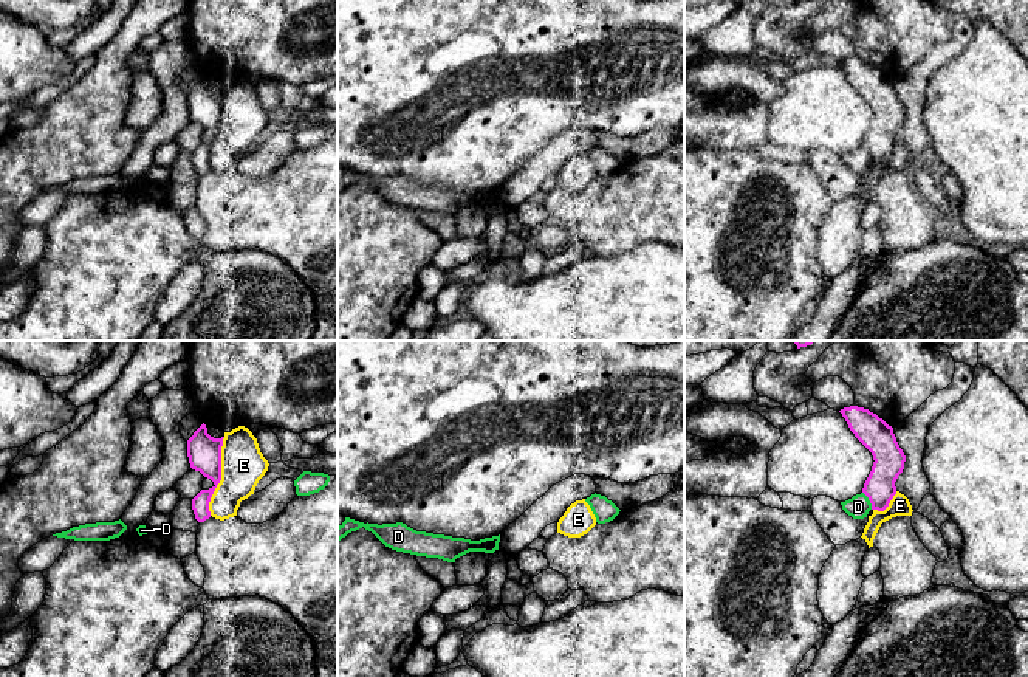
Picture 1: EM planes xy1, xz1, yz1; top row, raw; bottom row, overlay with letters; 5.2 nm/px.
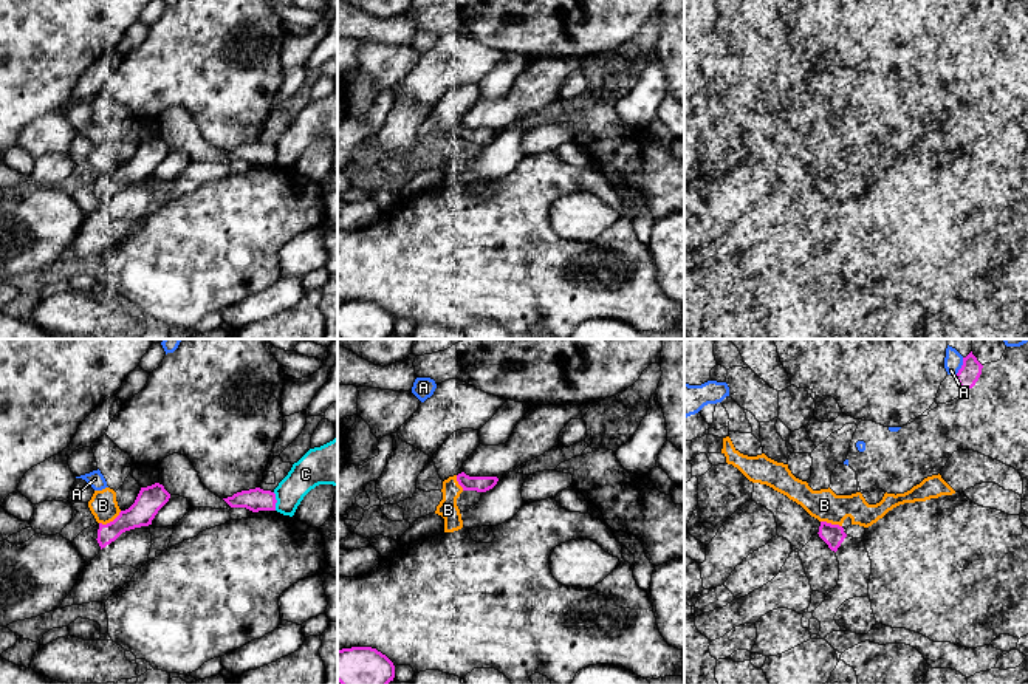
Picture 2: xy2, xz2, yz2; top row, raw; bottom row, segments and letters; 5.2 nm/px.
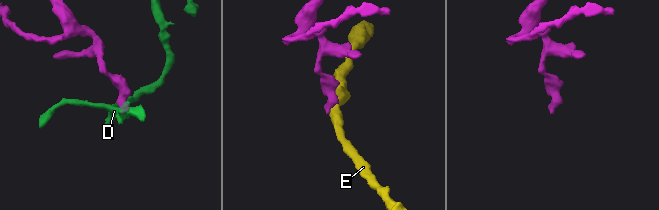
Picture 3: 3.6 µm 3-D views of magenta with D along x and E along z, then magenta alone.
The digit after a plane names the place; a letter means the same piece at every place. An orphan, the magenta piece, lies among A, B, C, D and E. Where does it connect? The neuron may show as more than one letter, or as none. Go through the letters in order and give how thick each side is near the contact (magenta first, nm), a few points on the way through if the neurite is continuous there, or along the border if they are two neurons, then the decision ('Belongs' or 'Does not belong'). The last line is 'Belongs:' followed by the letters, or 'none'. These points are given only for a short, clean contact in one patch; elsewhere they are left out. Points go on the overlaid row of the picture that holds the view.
A: Thickness 110 nm (magenta) against 100 nm. Does not belong
B: Thickness 140 nm (magenta) against 140 nm. Does not belong
C: Thickness 120 nm (magenta) against 170 nm. Boundary: xy2 (273, 492), (276, 509). Does not belong
D: Thickness 160 nm (magenta) against 120 nm. Does not belong
E: Thickness 180 nm (magenta) against 220 nm. Does not belong
Belongs: none

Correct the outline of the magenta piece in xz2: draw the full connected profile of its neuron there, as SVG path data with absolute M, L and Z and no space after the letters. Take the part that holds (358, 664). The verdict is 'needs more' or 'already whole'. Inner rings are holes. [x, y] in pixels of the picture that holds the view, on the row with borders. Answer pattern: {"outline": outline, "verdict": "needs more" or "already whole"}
{"outline": "M376 648L338 650L338 681L341 684L389 684L393 678L393 662Z", "verdict": "already whole"}

